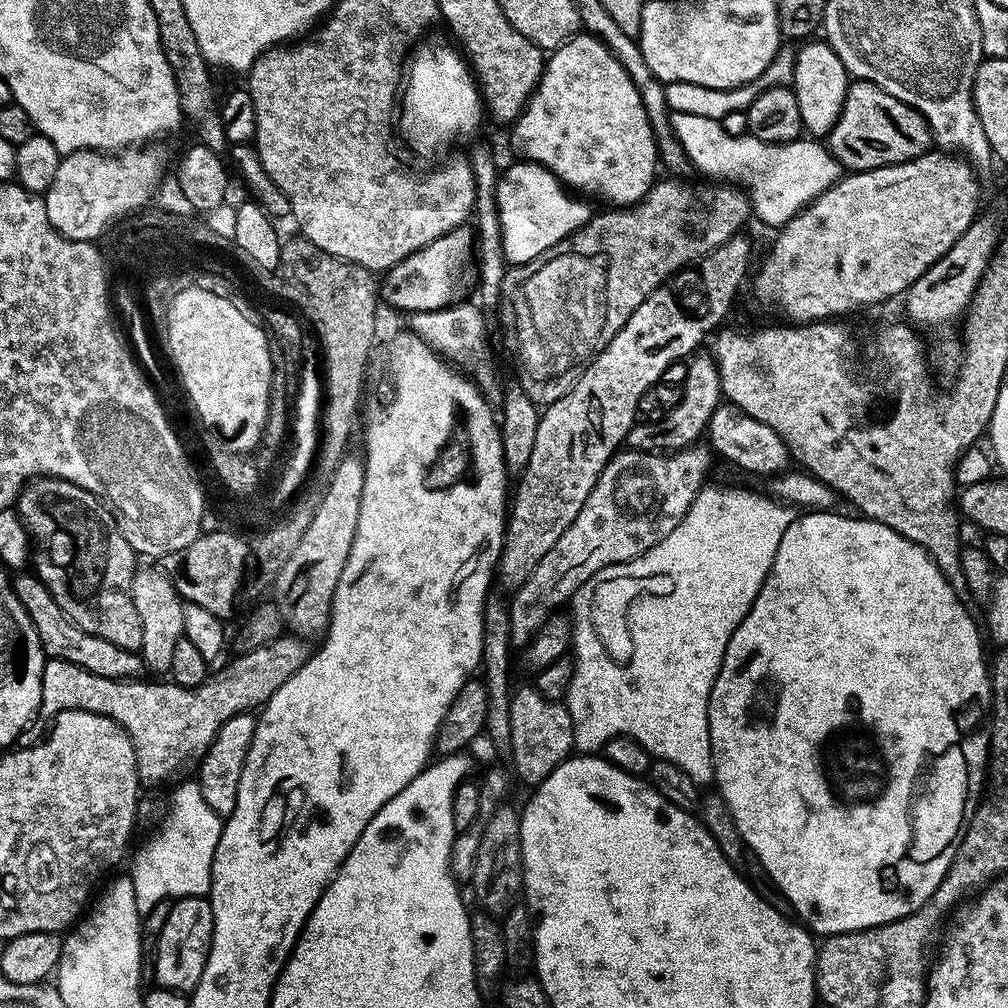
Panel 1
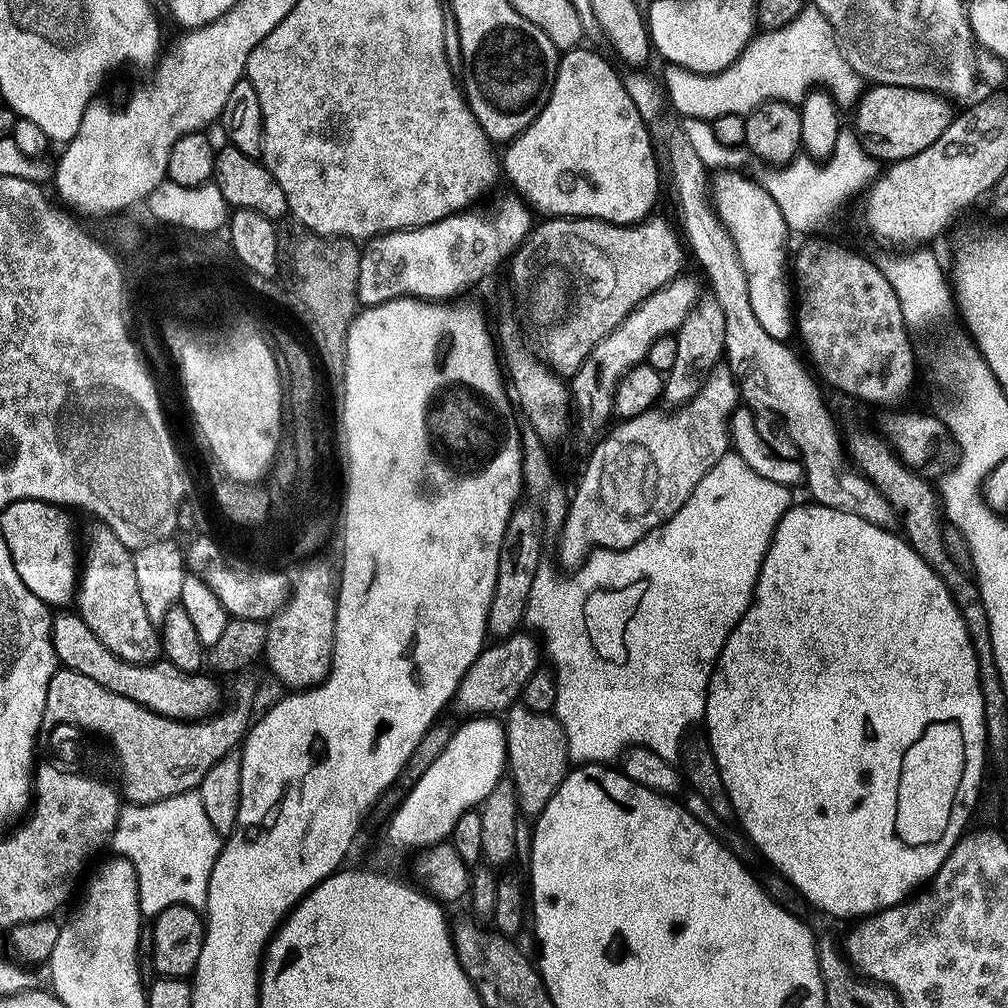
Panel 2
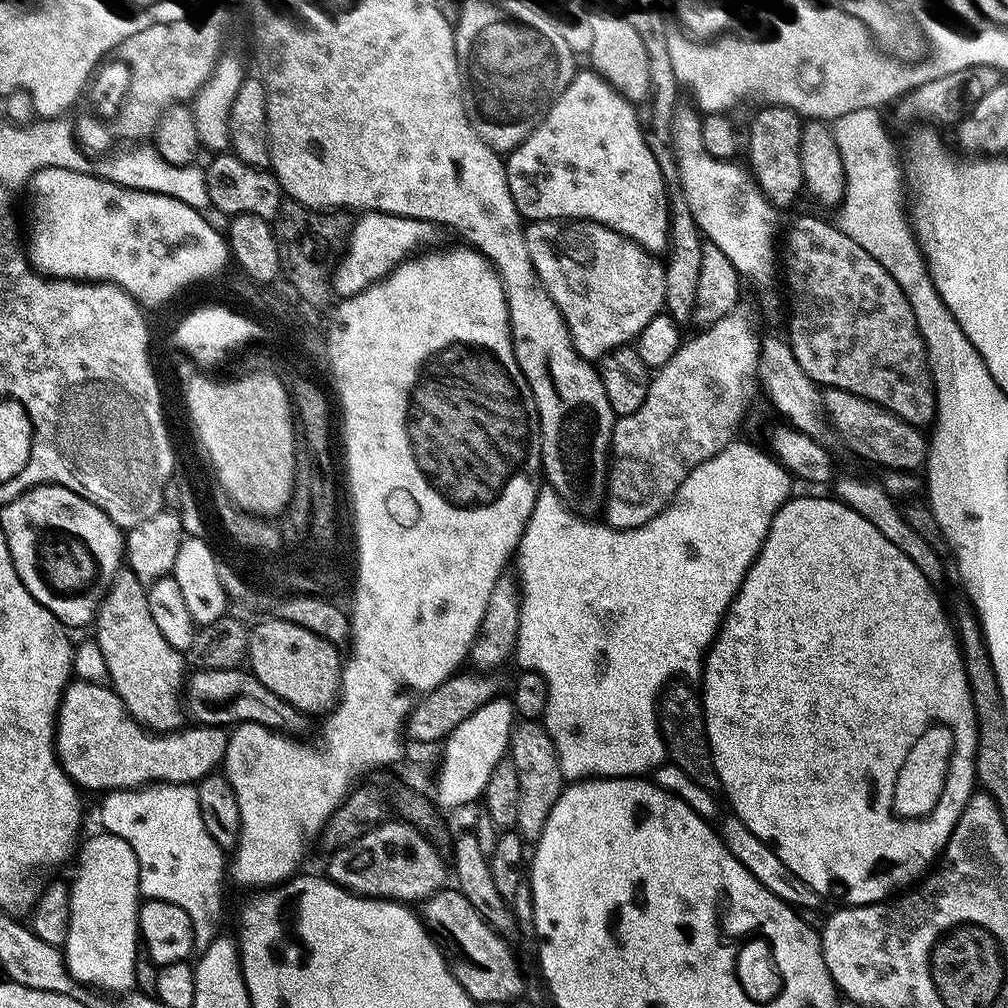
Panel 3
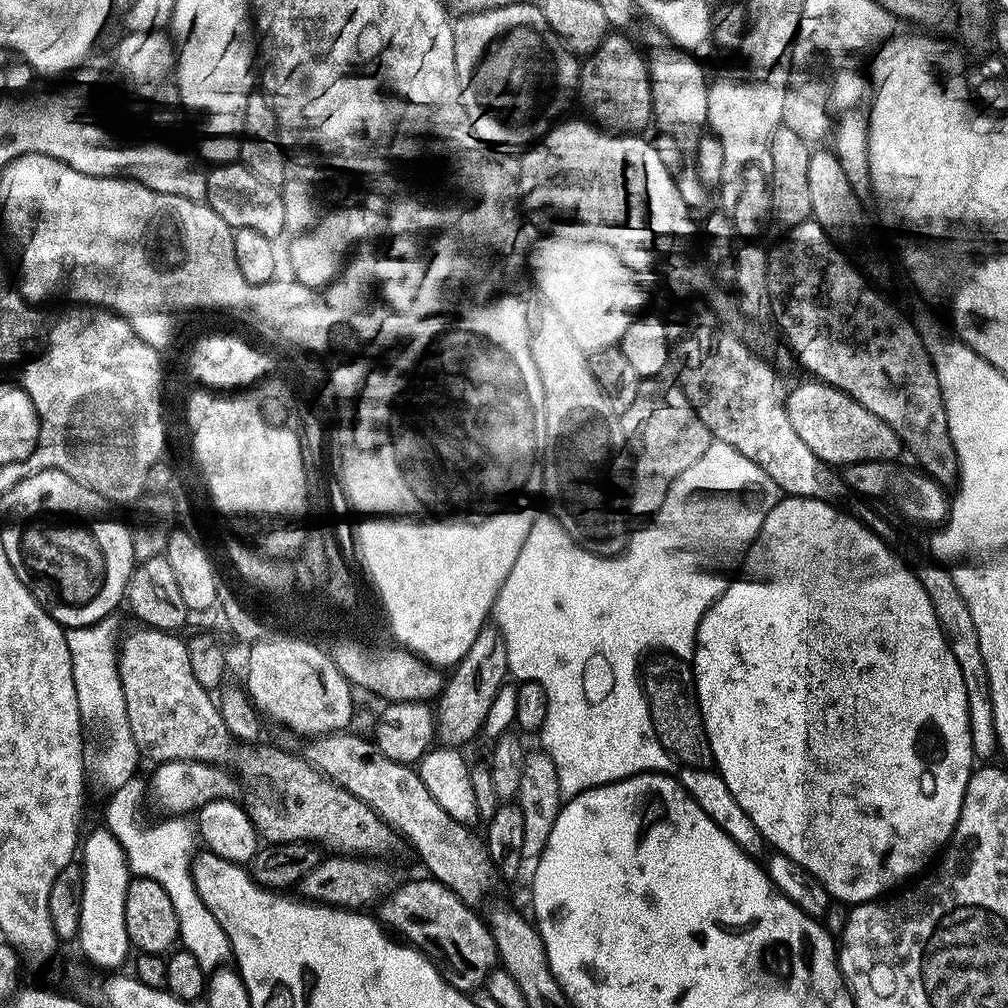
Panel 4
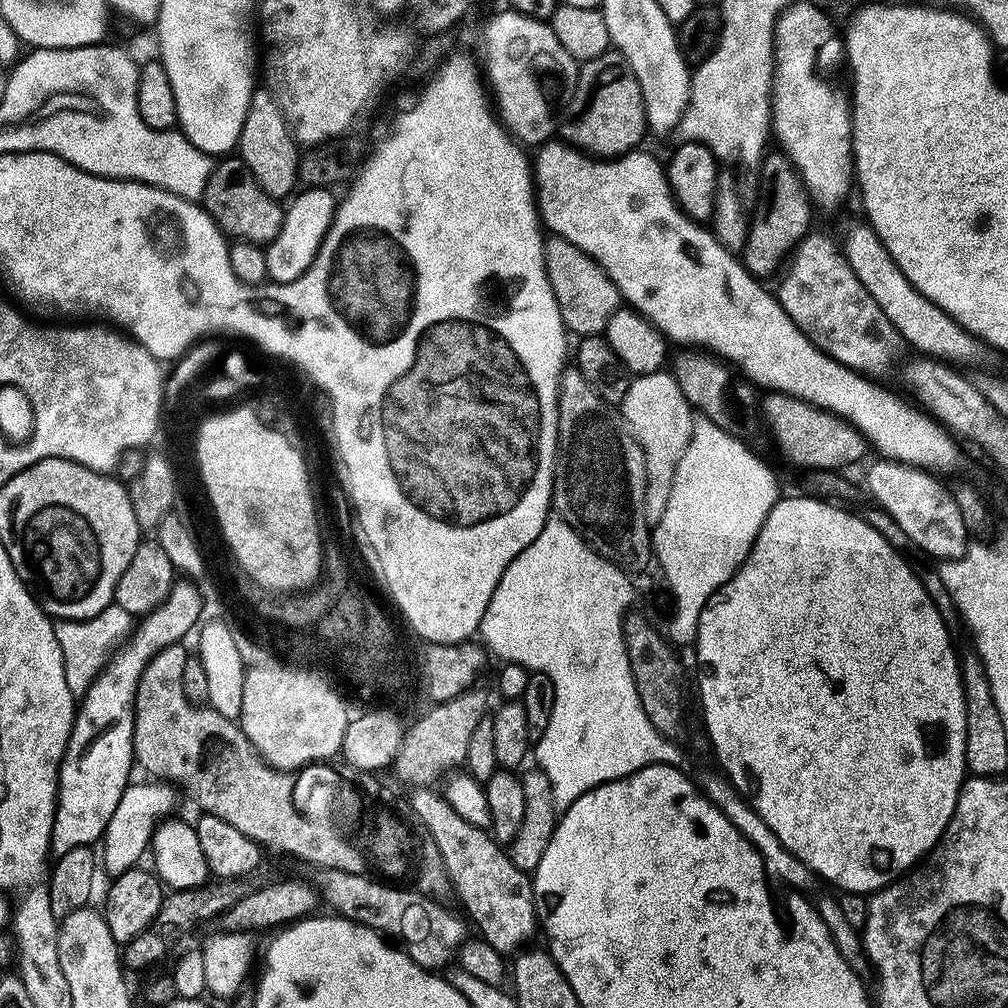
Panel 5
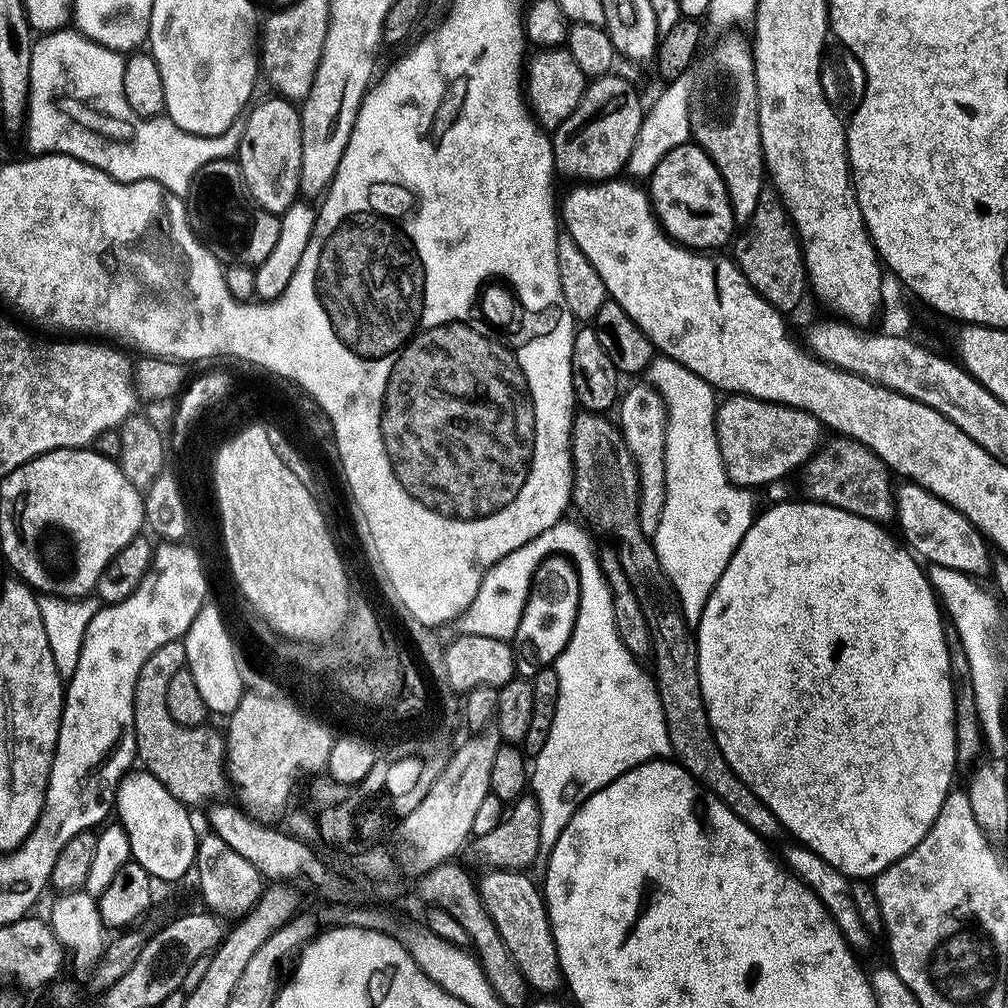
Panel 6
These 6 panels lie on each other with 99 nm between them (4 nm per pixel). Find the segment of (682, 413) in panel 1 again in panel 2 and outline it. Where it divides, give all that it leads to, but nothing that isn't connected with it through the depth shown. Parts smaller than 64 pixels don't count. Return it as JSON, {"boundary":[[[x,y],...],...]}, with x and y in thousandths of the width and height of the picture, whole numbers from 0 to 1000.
{"boundary":[[[708,294],[695,295],[689,307],[682,313],[673,329],[670,330],[673,350],[670,360],[665,369],[662,370],[659,379],[658,396],[664,397],[664,402],[674,403],[688,397],[692,387],[699,380],[709,364],[711,364],[718,353],[720,331],[720,317],[717,313],[716,304],[712,302]]]}

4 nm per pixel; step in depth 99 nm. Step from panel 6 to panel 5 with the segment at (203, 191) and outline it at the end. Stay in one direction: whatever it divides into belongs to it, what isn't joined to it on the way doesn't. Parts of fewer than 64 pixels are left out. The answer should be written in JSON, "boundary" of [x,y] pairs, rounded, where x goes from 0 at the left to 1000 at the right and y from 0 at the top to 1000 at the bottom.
{"boundary":[[[230,157],[219,158],[206,174],[200,205],[223,235],[231,239],[243,238],[249,242],[265,244],[270,241],[276,228],[280,228],[282,206],[279,199],[273,194],[263,192],[260,185],[256,185],[250,170],[242,164],[241,158],[226,158]]]}

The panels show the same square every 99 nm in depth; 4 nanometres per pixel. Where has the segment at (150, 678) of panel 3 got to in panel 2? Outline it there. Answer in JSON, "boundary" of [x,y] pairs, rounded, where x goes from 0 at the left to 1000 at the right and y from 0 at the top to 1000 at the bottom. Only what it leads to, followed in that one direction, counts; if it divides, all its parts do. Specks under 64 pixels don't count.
{"boundary":[[[91,518],[87,524],[87,541],[81,544],[73,603],[113,650],[127,658],[145,659],[154,656],[161,644],[156,620],[148,615],[137,587],[132,549],[105,521]]]}

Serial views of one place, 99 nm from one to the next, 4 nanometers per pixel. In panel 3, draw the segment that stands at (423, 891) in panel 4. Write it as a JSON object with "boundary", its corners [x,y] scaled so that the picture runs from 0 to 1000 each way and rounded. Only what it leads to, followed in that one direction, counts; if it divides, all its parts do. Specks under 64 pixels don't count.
{"boundary":[[[448,879],[441,880],[440,884],[433,885],[425,893],[420,894],[419,901],[421,901],[421,905],[419,904],[421,920],[429,926],[429,932],[437,939],[437,945],[440,947],[444,961],[450,966],[454,978],[458,978],[458,982],[462,982],[462,986],[471,992],[473,997],[503,996],[504,998],[521,987],[519,986],[520,968],[516,965],[516,956],[512,953],[507,938],[500,934],[503,932],[484,918],[478,907],[474,907],[474,903],[466,899],[466,895],[456,884]]]}

